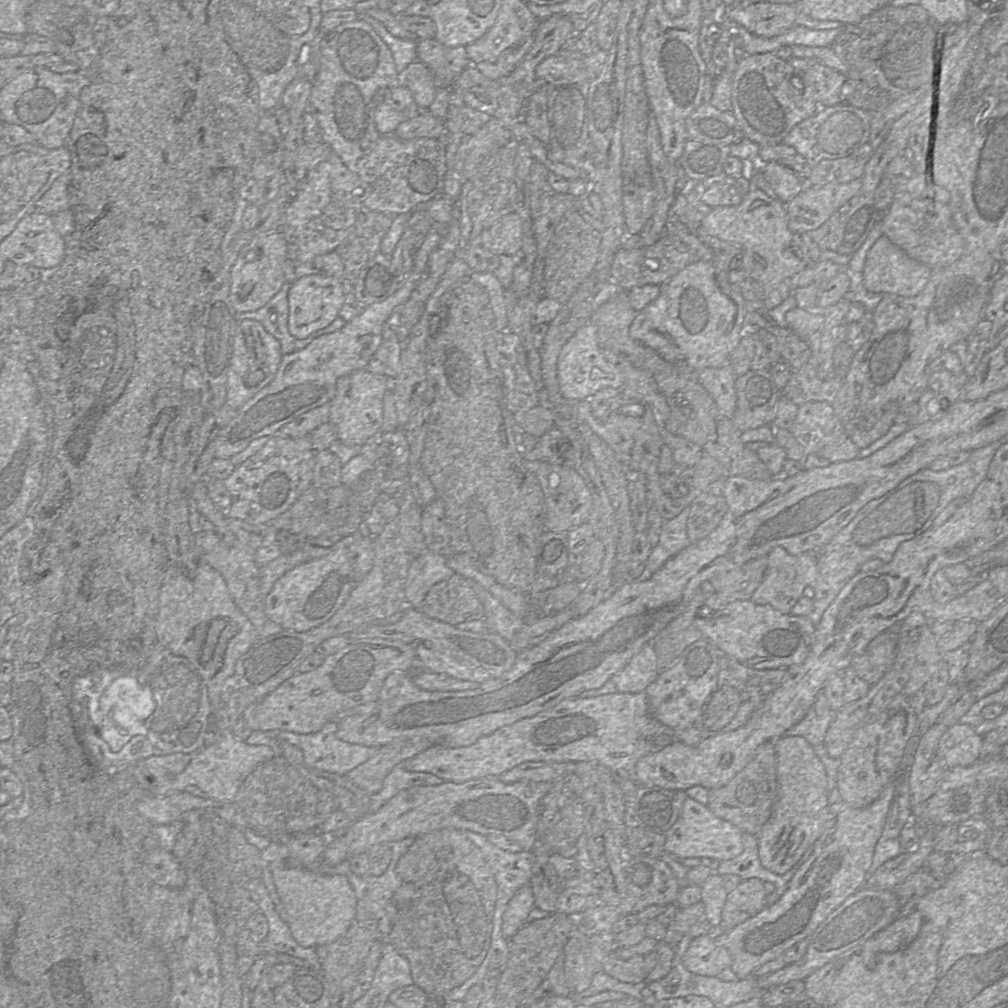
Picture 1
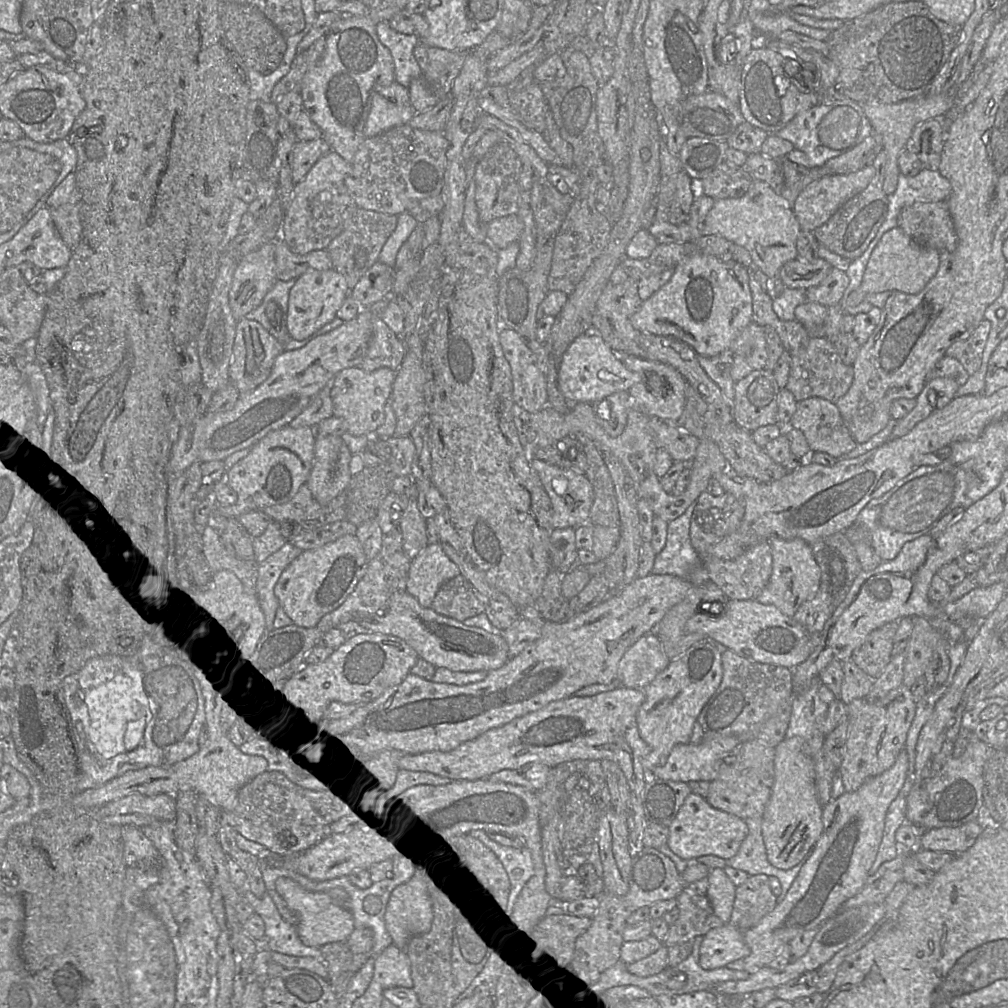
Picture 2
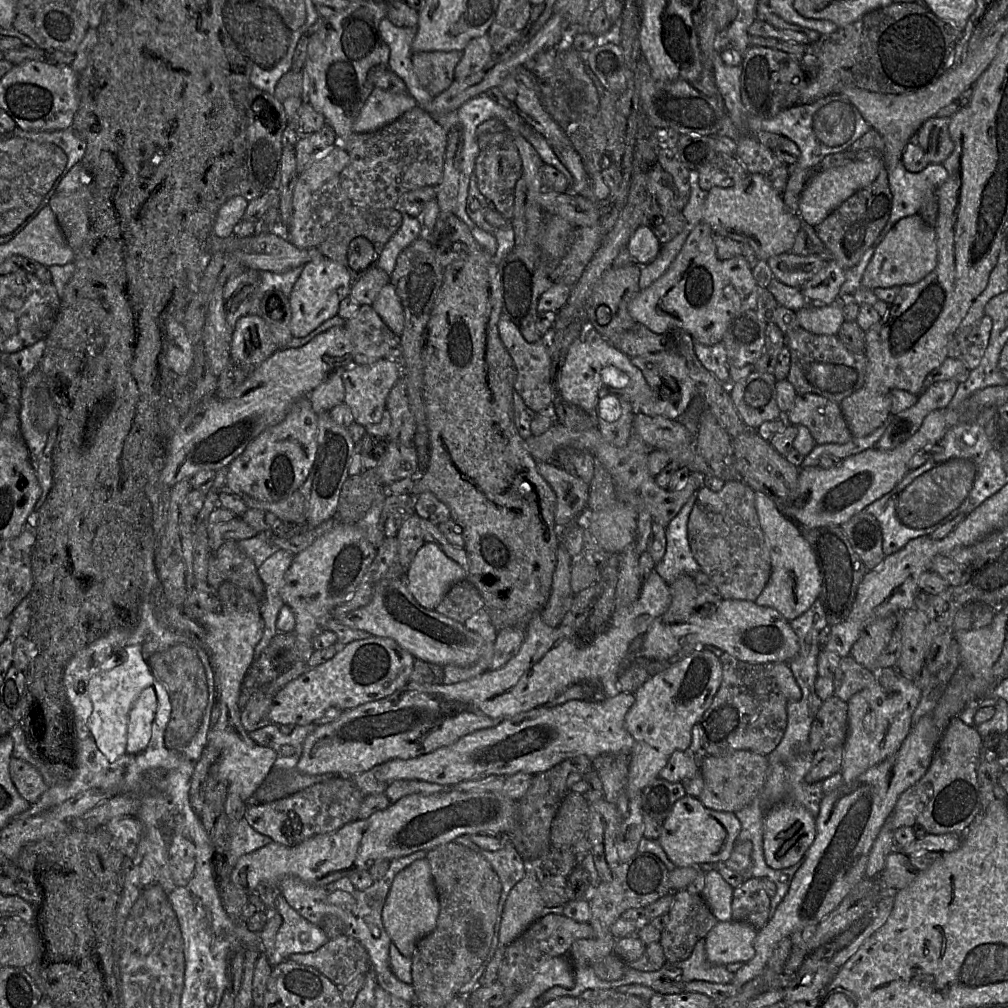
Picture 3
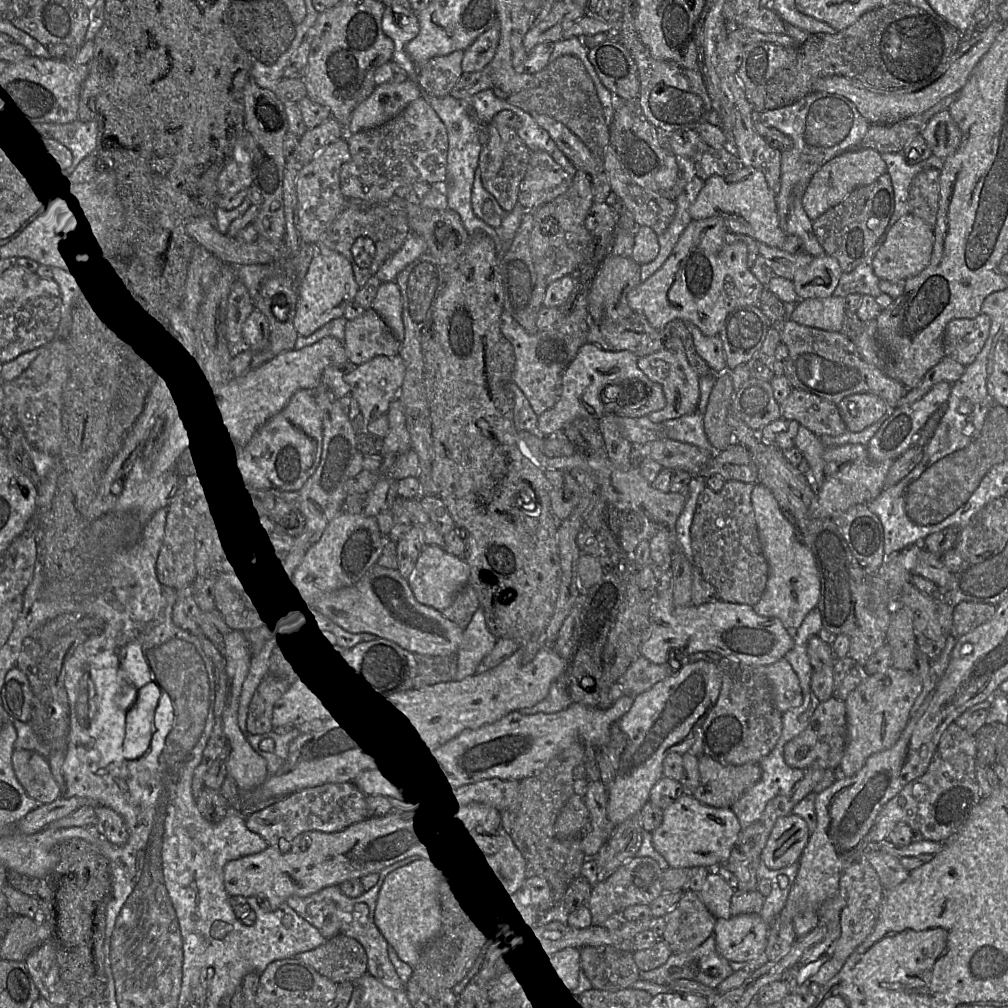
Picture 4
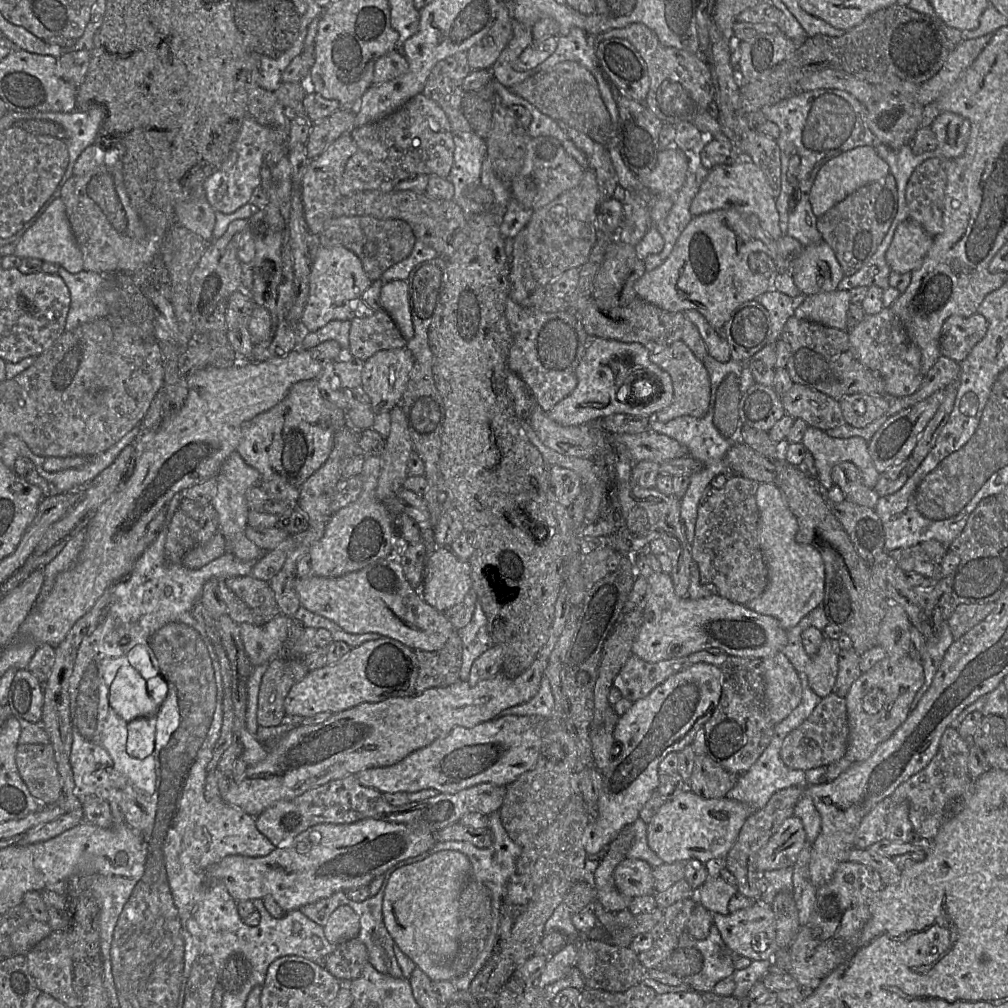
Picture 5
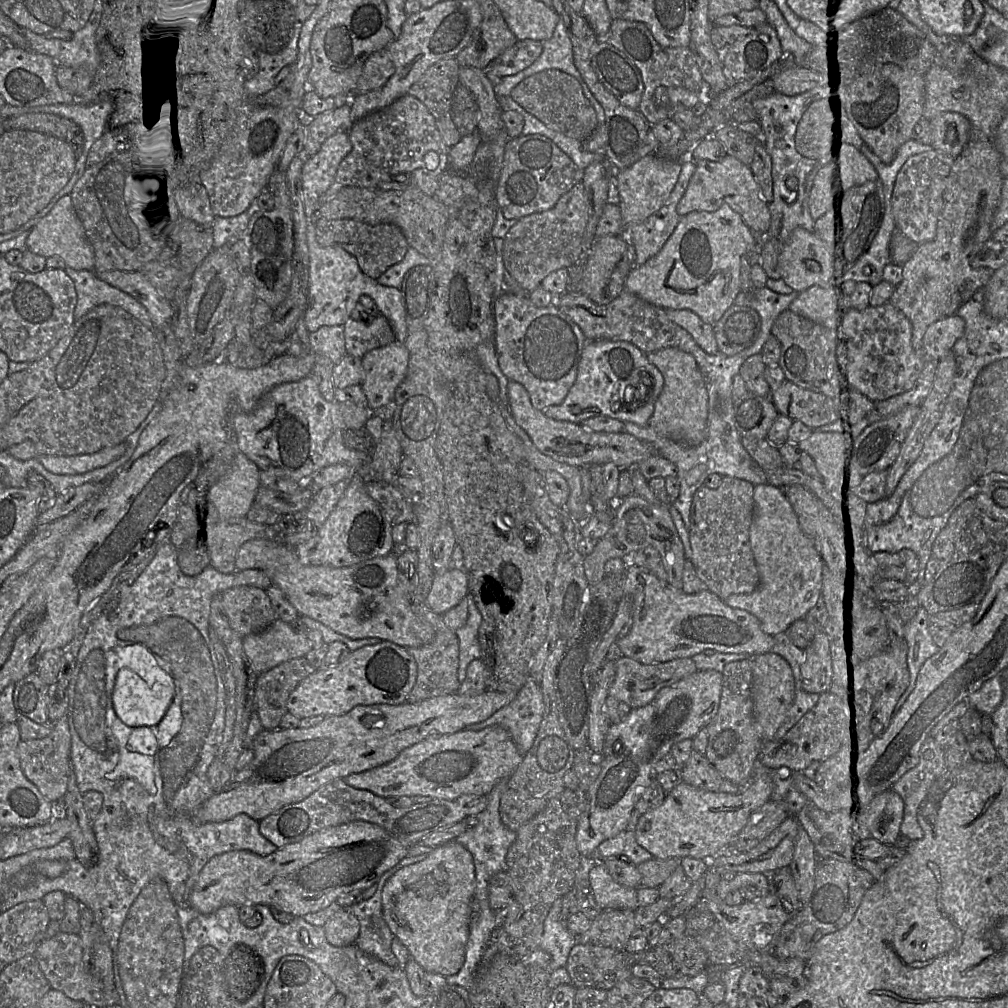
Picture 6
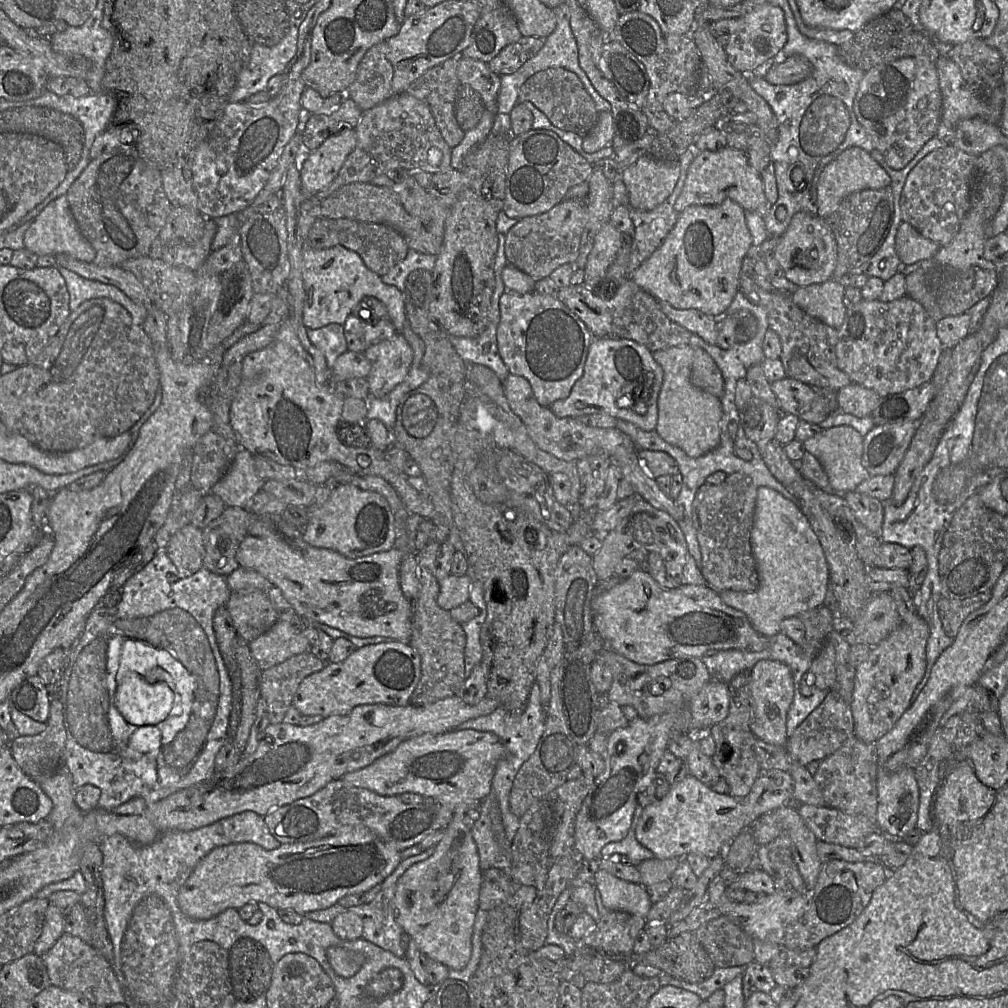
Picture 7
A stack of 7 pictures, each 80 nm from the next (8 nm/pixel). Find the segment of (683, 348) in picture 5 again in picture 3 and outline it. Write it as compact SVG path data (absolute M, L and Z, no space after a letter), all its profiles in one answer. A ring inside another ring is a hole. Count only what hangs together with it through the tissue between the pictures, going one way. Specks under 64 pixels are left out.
M662 351L632 357L631 363L642 372L652 392L651 398L641 405L640 413L677 420L686 412L695 397L695 385L689 376L686 361L681 355L675 352Z

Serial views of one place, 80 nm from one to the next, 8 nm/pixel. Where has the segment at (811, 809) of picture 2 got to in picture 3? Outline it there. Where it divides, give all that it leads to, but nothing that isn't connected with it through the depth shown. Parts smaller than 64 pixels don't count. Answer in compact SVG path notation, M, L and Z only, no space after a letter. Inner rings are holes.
M787 798L767 810L763 821L763 849L766 864L777 870L791 867L804 860L815 839L816 819L801 804Z

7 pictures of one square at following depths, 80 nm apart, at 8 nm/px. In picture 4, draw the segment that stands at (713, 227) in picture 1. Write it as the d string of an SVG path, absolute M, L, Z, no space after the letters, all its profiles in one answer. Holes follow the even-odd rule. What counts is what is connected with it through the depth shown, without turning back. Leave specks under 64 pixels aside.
M742 166L735 173L724 177L711 176L690 207L690 216L692 220L720 217L731 233L749 236L778 249L781 249L787 236L780 227L776 195L769 188L764 174L753 167Z

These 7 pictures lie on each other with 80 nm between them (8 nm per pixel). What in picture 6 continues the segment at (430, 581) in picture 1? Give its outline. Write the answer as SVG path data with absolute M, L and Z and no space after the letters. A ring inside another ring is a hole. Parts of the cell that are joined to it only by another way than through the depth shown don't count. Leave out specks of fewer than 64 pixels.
M451 566L436 572L426 604L433 612L443 614L458 605L471 591L468 573Z

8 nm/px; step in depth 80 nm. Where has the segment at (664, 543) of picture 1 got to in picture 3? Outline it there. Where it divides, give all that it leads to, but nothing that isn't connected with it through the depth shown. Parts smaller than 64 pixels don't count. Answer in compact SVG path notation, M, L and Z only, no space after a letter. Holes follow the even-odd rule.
M698 491L694 492L678 515L665 528L666 551L654 571L670 585L681 575L695 575L700 567L694 559L688 541L688 521L696 501Z

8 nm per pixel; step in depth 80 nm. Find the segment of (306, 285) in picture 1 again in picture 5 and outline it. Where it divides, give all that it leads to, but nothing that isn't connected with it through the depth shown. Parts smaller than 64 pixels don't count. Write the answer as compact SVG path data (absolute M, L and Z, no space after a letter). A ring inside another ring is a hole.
M319 245L311 265L309 295L299 325L305 333L312 333L333 320L350 321L354 304L373 281L366 275L358 256L342 246Z

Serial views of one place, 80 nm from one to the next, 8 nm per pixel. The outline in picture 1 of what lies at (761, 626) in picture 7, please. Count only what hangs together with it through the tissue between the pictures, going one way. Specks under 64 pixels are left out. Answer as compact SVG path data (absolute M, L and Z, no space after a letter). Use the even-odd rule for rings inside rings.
M778 546L768 554L768 564L760 586L753 593L751 600L756 604L771 605L783 614L791 614L793 606L803 596L813 597L814 591L809 586L817 578L817 560L813 553L791 555Z

